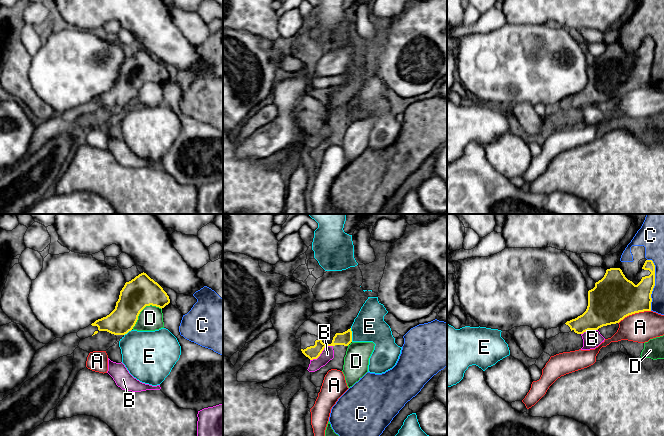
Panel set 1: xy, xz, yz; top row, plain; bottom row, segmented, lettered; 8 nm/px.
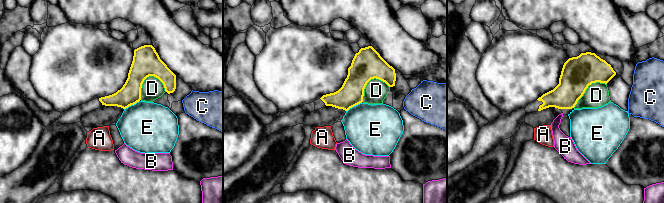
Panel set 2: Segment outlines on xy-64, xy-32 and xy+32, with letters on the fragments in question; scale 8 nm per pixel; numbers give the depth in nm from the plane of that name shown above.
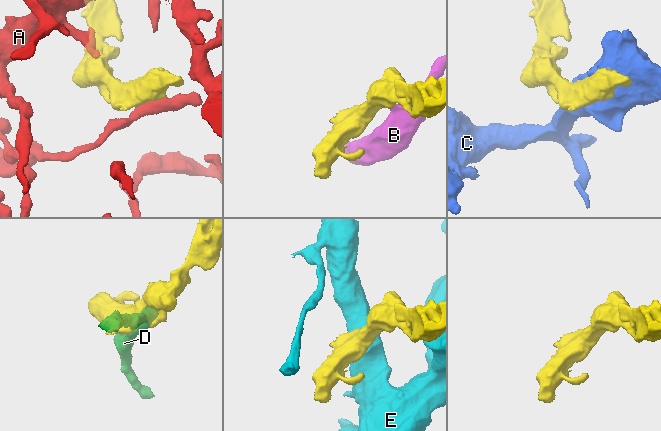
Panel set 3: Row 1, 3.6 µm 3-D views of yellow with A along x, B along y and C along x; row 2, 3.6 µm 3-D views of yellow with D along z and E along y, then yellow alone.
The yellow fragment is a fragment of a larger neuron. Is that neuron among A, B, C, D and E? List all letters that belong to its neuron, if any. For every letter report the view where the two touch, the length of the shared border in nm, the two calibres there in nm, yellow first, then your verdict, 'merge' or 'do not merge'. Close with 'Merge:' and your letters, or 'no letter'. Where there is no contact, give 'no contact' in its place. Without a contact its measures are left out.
A: contact in yz; length 280 nm; calibres 360 and 240 nm; do not merge
B: contact in xz; length 220 nm; calibres 110 and 100 nm; do not merge
C: contact in yz; length 420 nm; calibres 260 and 140 nm; do not merge
D: contact in xy; length 280 nm; calibres 240 and 190 nm; do not merge
E: contact in xz; length 110 nm; calibres 110 and 260 nm; do not merge
Merge: no letter

